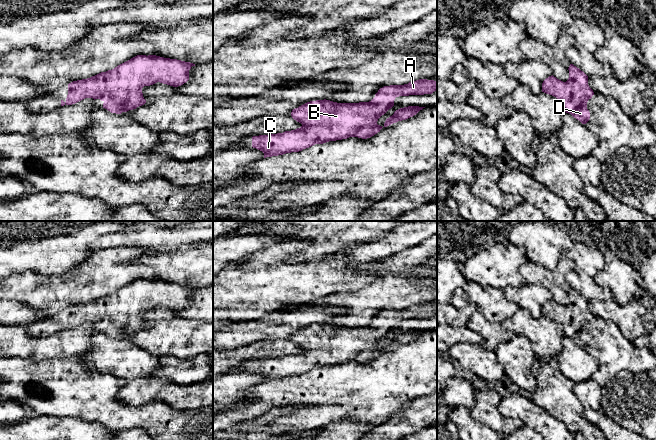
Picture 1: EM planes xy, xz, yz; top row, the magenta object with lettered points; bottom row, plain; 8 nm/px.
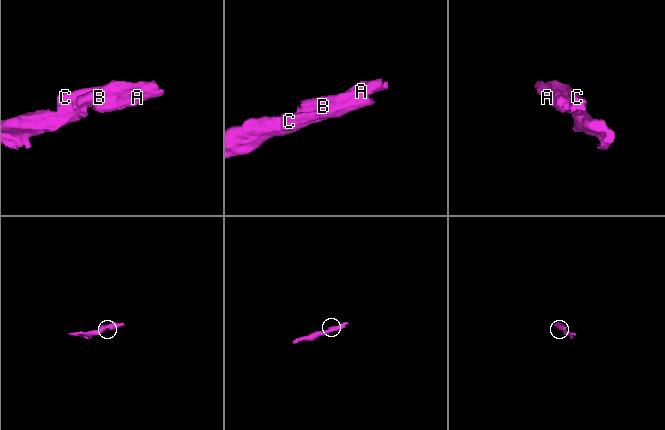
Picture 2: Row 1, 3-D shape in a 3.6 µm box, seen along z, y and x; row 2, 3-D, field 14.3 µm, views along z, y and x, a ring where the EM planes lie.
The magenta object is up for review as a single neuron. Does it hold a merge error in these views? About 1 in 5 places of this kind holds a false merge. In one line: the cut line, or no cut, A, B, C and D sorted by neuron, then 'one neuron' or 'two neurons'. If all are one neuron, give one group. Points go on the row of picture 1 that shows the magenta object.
no cut; A B C D; one neuron

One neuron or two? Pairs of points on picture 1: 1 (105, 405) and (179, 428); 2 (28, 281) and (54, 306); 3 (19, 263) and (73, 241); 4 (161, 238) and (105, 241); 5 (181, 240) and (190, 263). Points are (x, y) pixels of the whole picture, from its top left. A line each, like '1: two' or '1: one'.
1: one
2: one
3: one
4: one
5: two

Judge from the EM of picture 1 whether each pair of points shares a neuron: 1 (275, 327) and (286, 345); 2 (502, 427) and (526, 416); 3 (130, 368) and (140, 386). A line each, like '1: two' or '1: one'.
1: two
2: two
3: two

